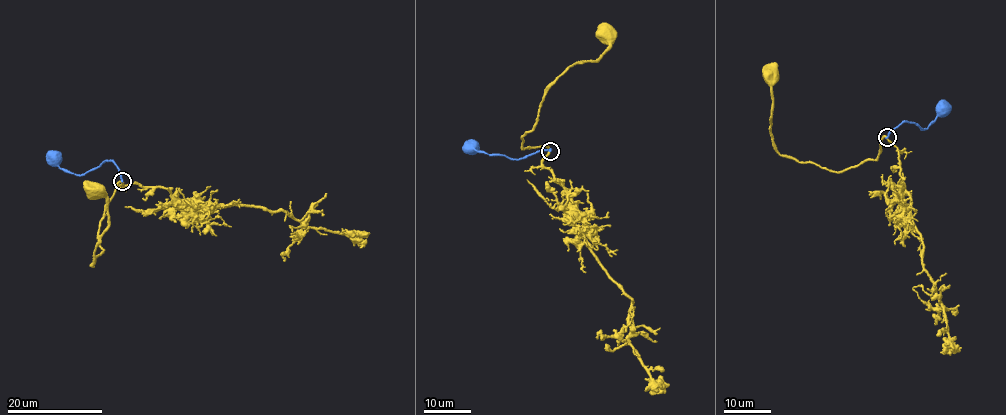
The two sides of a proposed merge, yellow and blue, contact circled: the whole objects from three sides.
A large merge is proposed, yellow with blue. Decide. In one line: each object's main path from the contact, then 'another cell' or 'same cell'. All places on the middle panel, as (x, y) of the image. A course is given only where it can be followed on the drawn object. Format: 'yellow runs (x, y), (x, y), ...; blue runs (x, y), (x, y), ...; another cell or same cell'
yellow runs (550, 151), (524, 149), (522, 137), (534, 127), (547, 86), (572, 65), (596, 61), (609, 48), (605, 35); blue runs (550, 151), (541, 150), (515, 159), (469, 146); another cell

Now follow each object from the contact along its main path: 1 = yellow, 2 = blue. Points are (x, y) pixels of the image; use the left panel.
1: (122, 181), (99, 222), (103, 251), (90, 266), (98, 236), (108, 225), (107, 199), (95, 188)
2: (122, 181), (112, 161), (106, 160), (81, 175), (55, 166), (52, 158)

